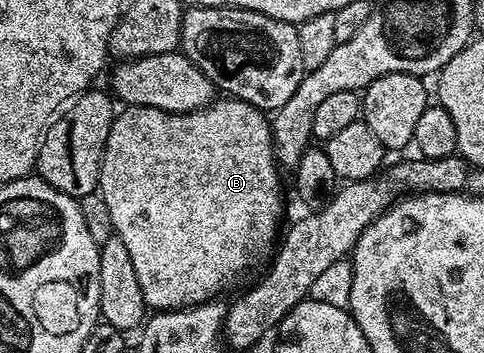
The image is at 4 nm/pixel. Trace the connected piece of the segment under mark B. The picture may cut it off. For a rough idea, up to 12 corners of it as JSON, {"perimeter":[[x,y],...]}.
{"perimeter":[[127,107],[99,194],[144,304],[219,299],[283,219],[268,116]]}

